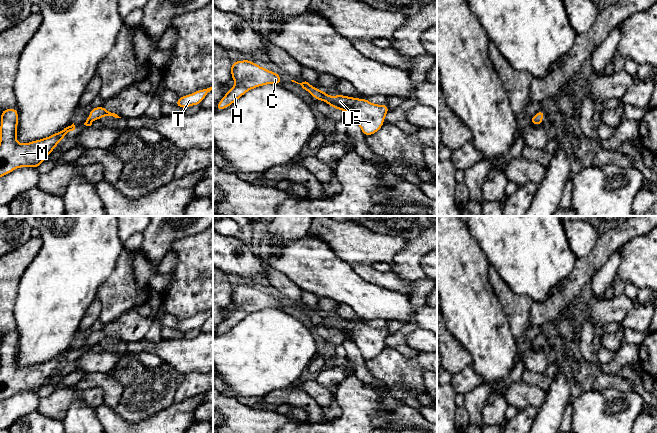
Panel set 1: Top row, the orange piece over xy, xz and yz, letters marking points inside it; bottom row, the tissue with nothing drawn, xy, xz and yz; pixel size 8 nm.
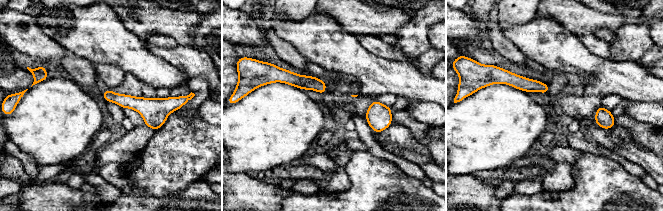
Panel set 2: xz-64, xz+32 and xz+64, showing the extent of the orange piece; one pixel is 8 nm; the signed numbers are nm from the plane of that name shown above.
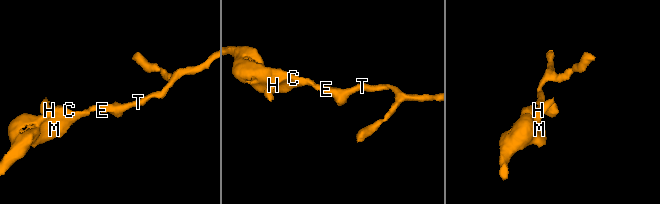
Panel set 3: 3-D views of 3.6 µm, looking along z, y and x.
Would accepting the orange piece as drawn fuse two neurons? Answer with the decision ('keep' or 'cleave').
keep

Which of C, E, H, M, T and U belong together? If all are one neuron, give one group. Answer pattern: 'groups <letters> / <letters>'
groups C E H M T U

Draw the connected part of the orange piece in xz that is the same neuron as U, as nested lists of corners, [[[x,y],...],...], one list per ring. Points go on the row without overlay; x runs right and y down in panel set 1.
[[[291,305],[300,308],[304,314],[315,321],[315,324],[325,325],[334,333],[348,336],[357,345],[366,361],[376,357],[382,351],[385,339],[389,336],[387,328],[375,329],[367,323],[357,323],[343,319],[329,321],[326,316],[320,315],[306,305],[302,307]]]

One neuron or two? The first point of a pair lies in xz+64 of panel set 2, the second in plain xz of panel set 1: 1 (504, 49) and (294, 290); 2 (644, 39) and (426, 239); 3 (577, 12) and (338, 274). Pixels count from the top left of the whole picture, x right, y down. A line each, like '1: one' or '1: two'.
1: one
2: one
3: two

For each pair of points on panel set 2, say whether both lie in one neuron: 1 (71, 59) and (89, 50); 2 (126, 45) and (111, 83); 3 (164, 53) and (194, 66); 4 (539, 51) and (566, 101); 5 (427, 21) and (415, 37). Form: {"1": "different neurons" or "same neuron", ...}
{"1": "different neurons", "2": "different neurons", "3": "same neuron", "4": "different neurons", "5": "same neuron"}

